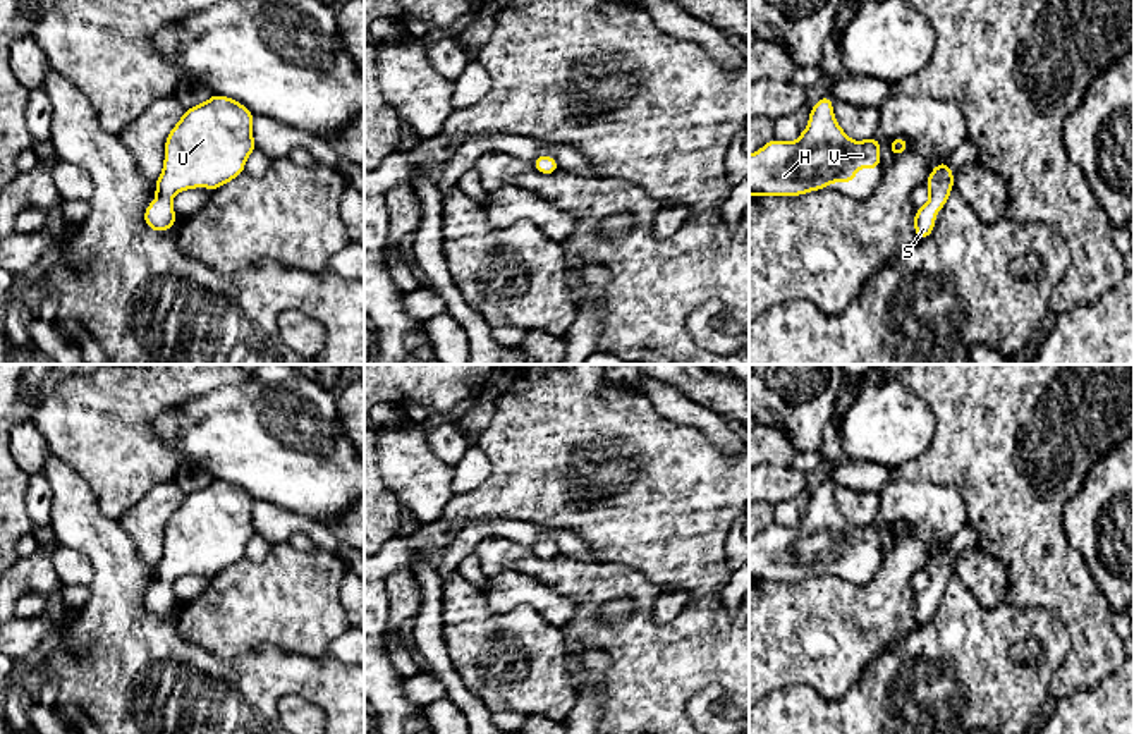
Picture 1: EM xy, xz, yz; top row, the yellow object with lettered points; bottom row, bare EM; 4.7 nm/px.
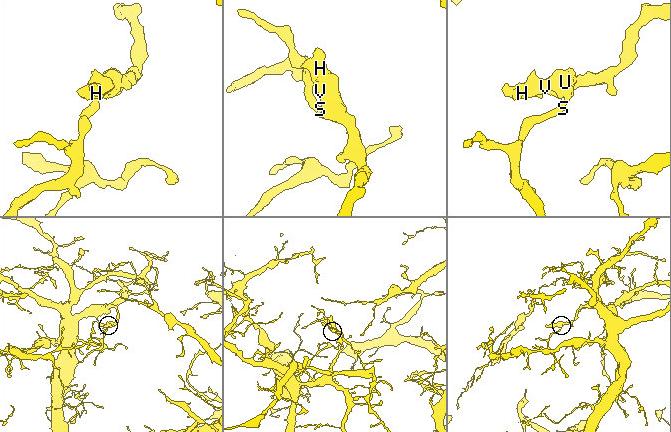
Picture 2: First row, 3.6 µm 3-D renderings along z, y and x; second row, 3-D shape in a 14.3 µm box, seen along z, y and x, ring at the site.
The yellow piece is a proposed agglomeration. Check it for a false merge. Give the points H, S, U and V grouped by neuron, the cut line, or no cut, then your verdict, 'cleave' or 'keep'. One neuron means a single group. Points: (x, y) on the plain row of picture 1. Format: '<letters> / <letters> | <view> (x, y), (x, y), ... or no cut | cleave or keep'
H S U V | no cut | keep

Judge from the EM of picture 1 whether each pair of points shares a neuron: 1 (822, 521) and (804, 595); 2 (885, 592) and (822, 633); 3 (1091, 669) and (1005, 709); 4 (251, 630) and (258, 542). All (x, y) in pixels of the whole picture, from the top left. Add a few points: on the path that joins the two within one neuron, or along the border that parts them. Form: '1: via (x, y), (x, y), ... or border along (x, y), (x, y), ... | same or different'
1: border along (847, 580), (818, 573), (768, 581) | different
2: via (870, 607), (856, 621), (837, 628) | same
3: border along (1067, 654), (1052, 674), (1048, 695) | different
4: border along (272, 544), (260, 561), (244, 557) | different

